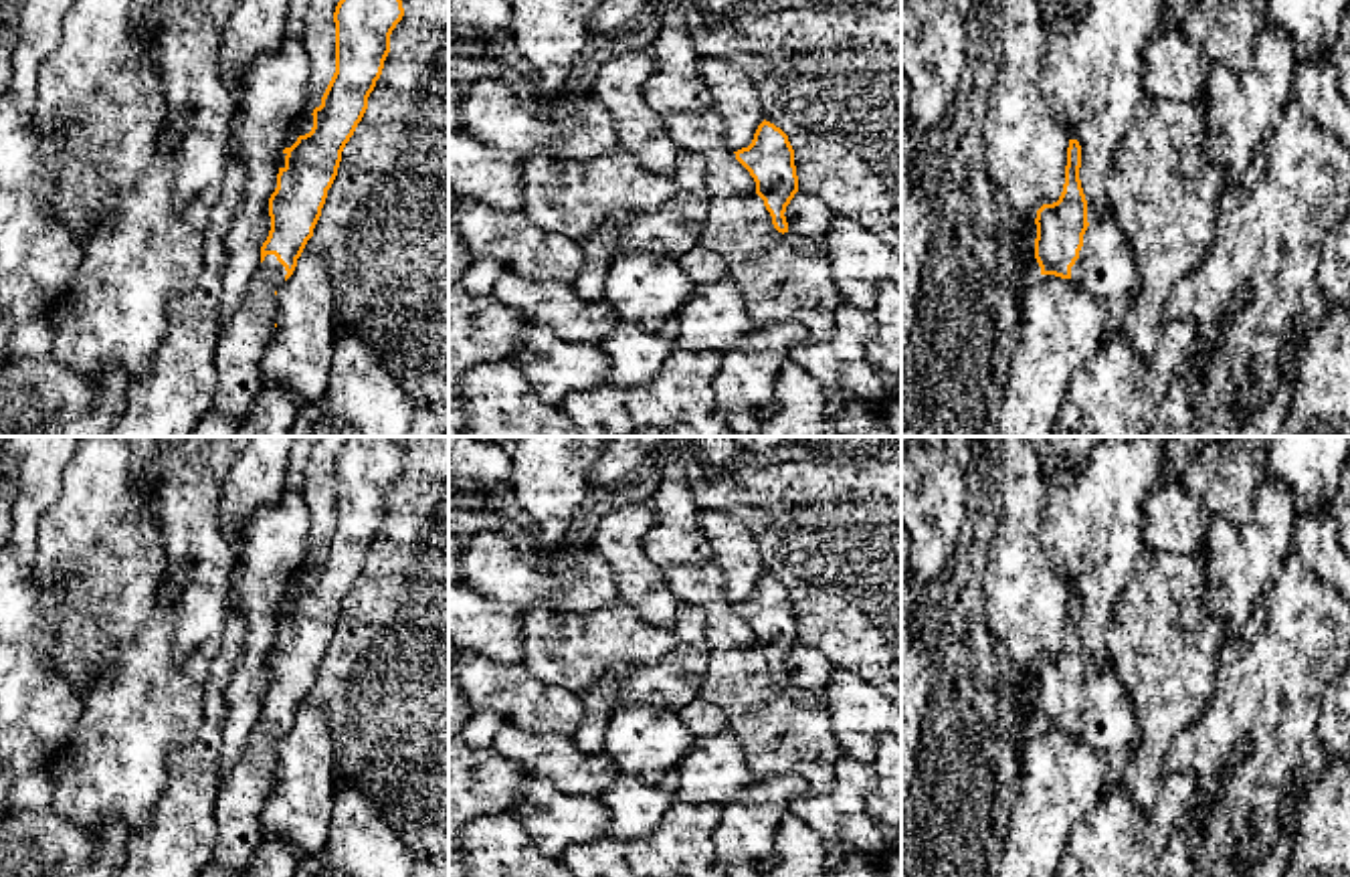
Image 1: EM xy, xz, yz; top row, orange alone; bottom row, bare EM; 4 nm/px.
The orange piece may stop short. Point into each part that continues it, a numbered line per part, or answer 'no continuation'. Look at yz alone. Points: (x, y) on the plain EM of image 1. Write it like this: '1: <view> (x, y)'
1: yz (1106, 722)

